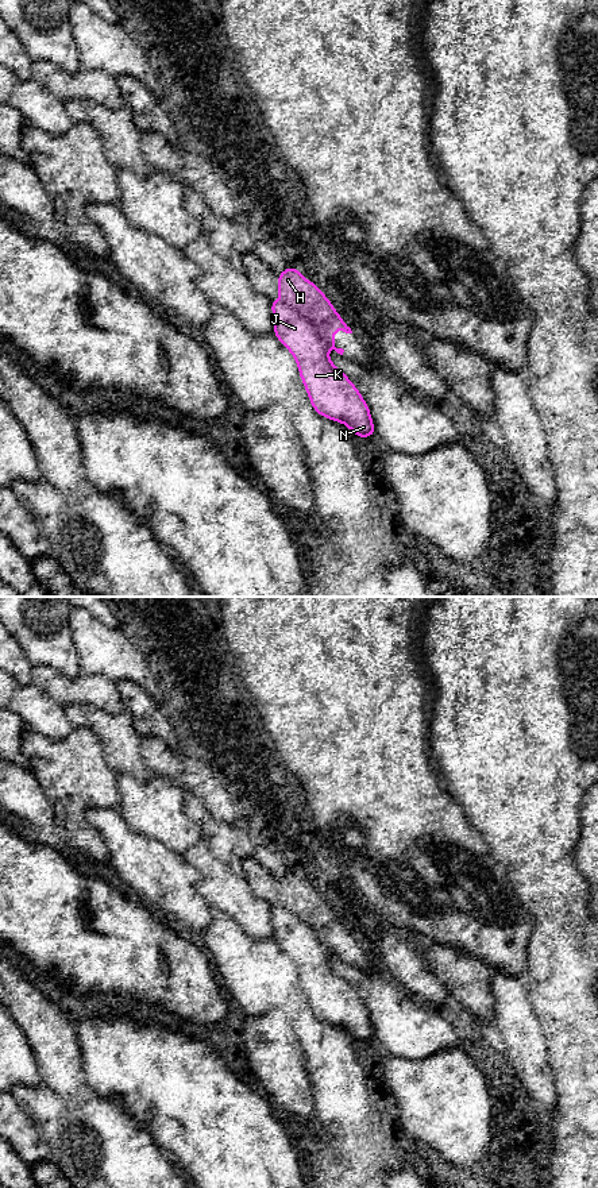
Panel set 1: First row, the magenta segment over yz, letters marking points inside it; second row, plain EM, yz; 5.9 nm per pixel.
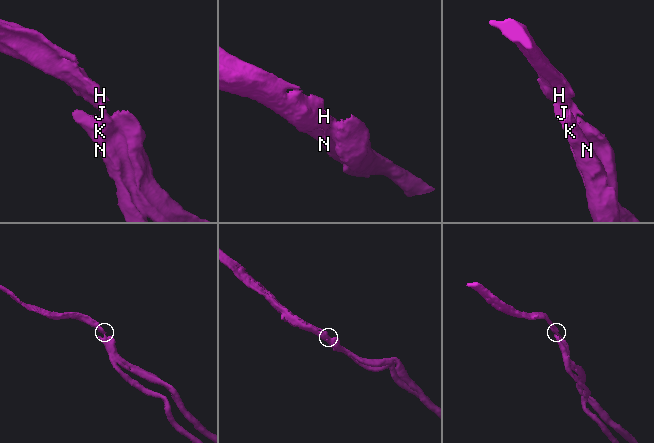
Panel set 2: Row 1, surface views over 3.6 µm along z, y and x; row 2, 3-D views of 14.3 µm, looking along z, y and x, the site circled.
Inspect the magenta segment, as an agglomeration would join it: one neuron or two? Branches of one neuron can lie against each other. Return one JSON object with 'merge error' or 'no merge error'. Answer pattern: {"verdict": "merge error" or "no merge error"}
{"verdict": "merge error"}

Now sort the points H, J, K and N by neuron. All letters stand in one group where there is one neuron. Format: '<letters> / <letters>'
H / J K N

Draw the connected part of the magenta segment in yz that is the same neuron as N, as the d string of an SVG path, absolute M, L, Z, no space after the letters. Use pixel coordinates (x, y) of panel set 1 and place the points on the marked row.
M281 300L271 301L271 310L274 335L293 355L313 409L320 416L347 425L358 437L374 436L369 405L348 377L335 367L328 355L327 343L319 336L312 323Z

